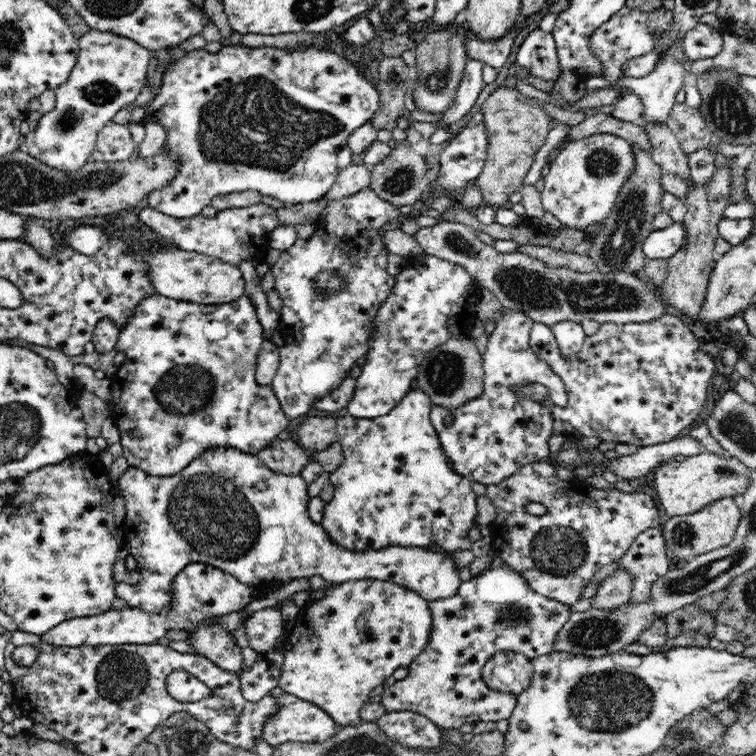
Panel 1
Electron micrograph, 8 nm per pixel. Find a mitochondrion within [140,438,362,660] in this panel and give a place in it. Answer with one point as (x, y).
(207, 510)

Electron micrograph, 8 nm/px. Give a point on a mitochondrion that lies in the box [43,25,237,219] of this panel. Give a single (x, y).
(99, 92)

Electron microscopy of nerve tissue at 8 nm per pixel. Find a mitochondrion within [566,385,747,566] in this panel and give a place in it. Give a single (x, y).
(683, 534)

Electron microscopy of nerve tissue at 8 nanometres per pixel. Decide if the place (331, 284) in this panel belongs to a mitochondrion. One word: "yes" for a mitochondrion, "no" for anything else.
yes

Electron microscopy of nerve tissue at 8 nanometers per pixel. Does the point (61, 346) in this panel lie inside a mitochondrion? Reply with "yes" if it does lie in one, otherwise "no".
no

